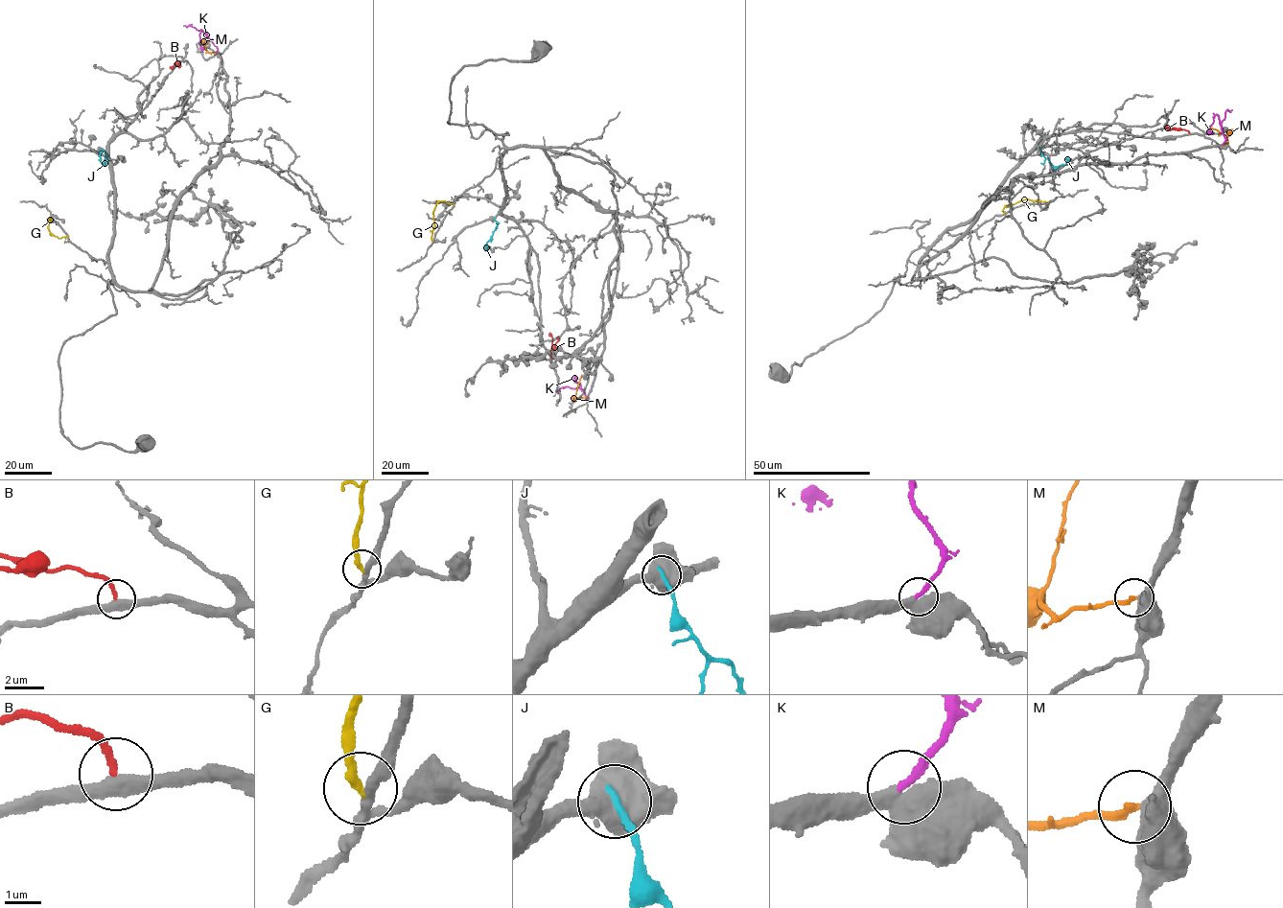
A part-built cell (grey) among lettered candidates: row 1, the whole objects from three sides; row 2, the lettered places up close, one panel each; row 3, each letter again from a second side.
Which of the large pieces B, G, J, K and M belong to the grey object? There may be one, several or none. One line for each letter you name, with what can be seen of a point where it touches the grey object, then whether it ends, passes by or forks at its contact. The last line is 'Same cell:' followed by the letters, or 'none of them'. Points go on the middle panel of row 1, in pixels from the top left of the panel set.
K: contact (588, 396); it ends
M: contact (586, 397); it ends
Same cell: K, M

